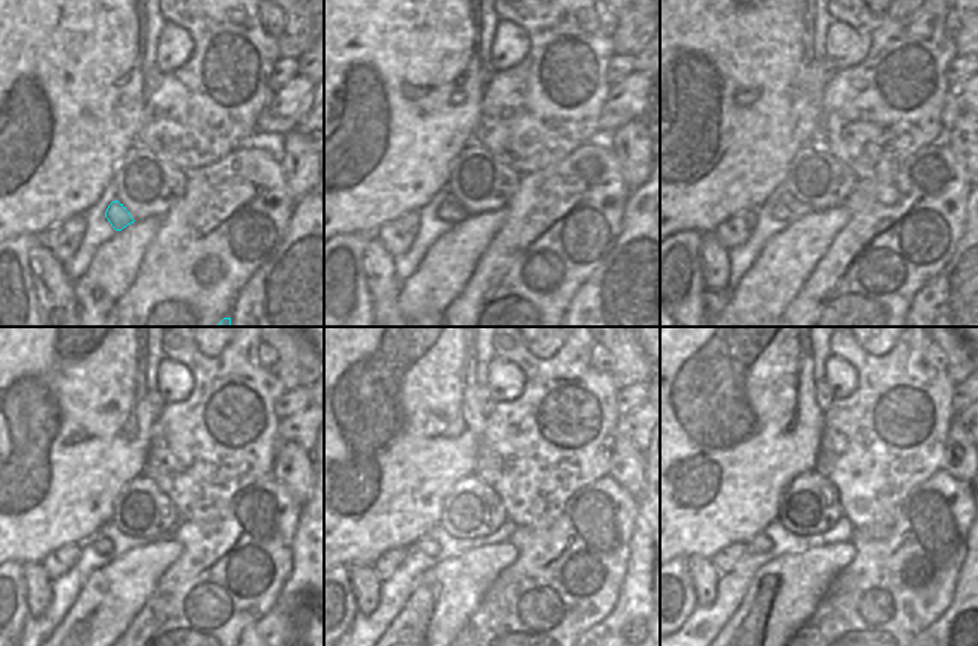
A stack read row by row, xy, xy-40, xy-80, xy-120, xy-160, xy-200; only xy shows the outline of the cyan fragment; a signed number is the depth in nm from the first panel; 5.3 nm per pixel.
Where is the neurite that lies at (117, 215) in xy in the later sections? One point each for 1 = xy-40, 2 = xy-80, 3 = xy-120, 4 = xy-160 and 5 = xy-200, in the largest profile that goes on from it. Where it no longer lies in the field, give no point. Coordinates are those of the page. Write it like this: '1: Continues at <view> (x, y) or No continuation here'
1: Continues at xy-40 (449, 212)
2: Continues at xy-80 (779, 210)
3: Continues at xy-120 (102, 546)
4: Continues at xy-160 (426, 544)
5: Continues at xy-200 (759, 544).

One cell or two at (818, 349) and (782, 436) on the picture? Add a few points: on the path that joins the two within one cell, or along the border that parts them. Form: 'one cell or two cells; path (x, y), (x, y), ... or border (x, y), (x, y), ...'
two cells; border (809, 342), (813, 382)

